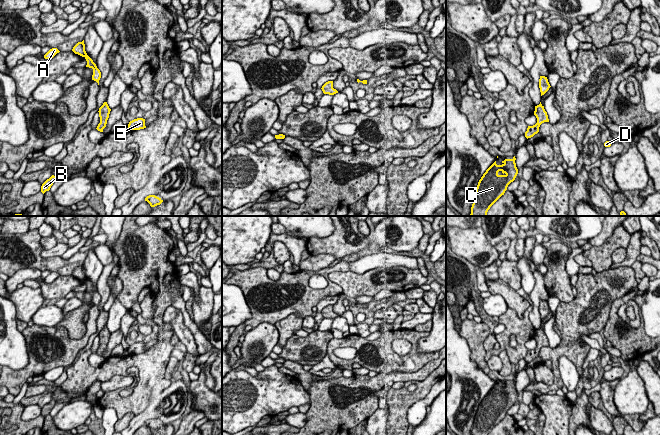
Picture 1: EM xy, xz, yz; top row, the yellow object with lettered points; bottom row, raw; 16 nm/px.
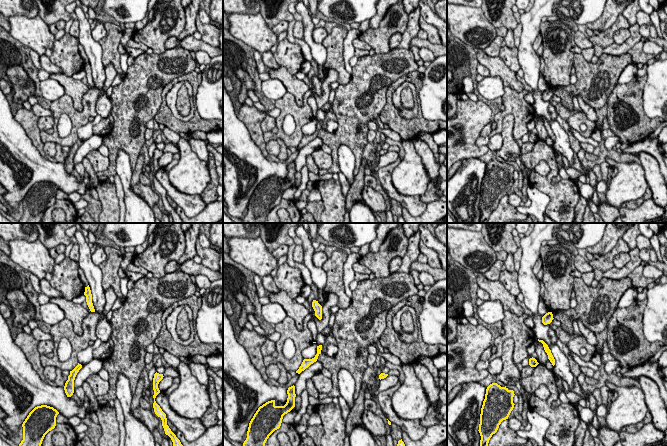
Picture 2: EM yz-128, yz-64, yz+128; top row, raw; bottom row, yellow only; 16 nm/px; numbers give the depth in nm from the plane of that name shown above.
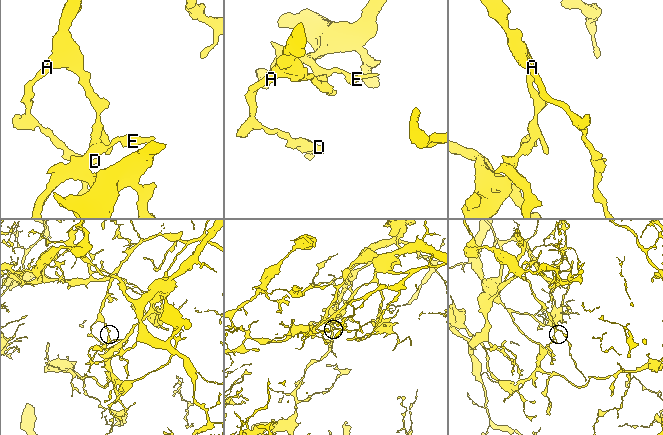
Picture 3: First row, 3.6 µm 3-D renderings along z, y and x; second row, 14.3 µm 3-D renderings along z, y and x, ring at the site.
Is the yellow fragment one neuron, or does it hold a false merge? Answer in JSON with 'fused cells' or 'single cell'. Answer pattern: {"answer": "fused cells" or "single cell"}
{"answer": "fused cells"}

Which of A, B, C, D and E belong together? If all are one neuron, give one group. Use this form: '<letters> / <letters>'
A D / B C E

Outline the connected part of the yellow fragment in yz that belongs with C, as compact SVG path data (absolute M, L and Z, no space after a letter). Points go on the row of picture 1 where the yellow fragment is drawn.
M515 156L505 159L502 165L497 165L495 161L486 170L478 182L469 216L487 216L490 207L504 195L508 185L515 180L518 174L515 160Z

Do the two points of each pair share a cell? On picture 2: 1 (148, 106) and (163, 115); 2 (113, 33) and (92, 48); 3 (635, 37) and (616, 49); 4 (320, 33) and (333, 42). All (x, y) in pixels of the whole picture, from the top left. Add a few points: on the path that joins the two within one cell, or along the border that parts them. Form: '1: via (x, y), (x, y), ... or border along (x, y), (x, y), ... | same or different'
1: border along (163, 88), (160, 107), (153, 118) | different
2: border along (98, 42), (101, 47), (101, 61), (103, 65) | different
3: via (630, 42), (621, 49) | same
4: border along (328, 33), (321, 42) | different

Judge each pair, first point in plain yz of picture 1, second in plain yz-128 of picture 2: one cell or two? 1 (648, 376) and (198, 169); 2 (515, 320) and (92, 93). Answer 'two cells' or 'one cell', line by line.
1: two cells
2: one cell

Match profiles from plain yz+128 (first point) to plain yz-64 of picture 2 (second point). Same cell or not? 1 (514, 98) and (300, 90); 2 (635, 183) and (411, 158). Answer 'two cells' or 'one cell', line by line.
1: two cells
2: one cell

